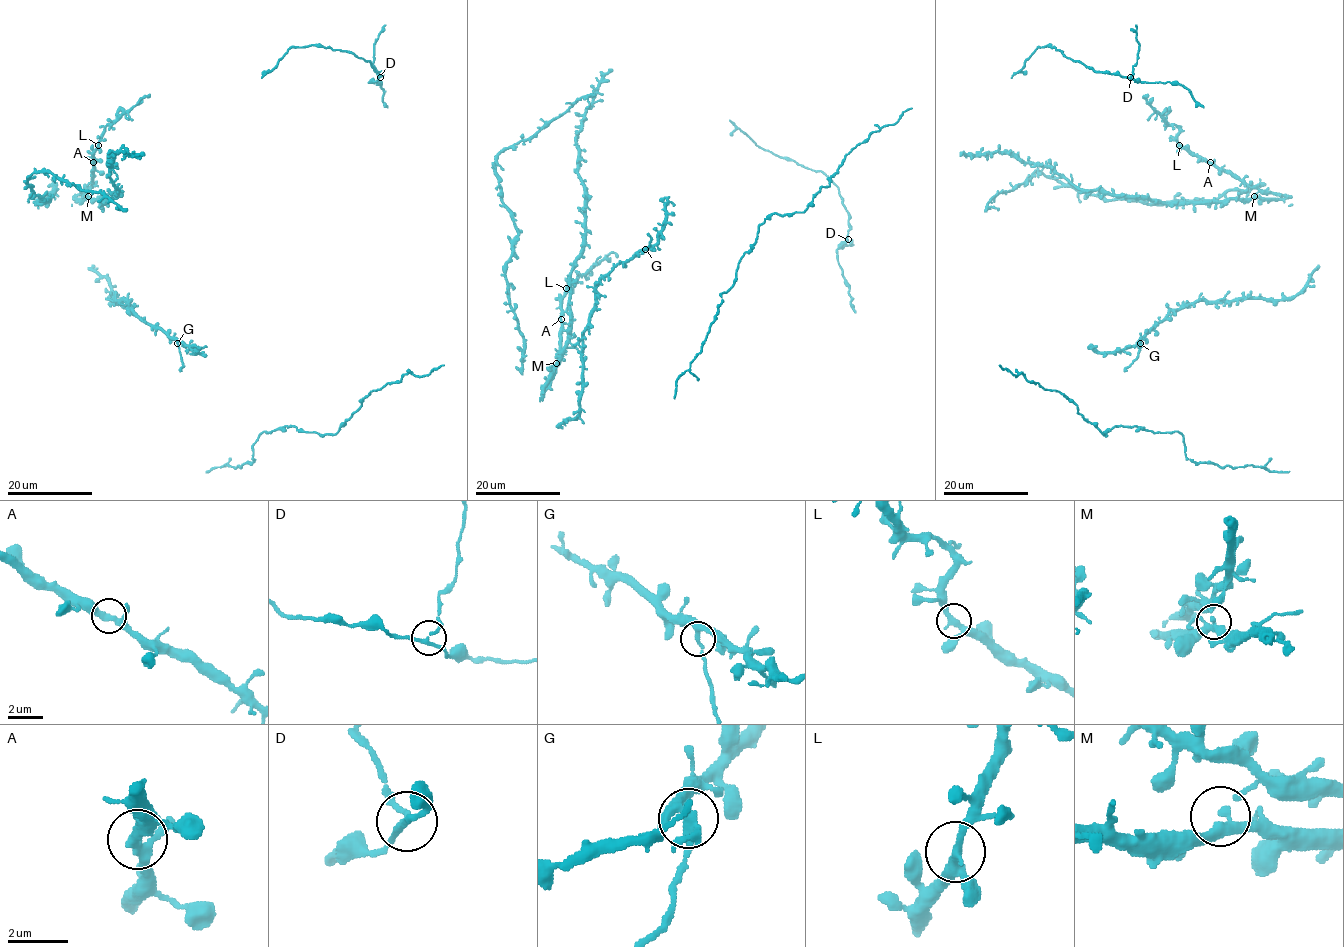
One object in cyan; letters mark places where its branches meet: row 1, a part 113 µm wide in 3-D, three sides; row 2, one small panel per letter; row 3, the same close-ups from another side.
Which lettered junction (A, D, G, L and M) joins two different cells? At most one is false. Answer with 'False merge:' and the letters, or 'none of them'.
False merge: G

